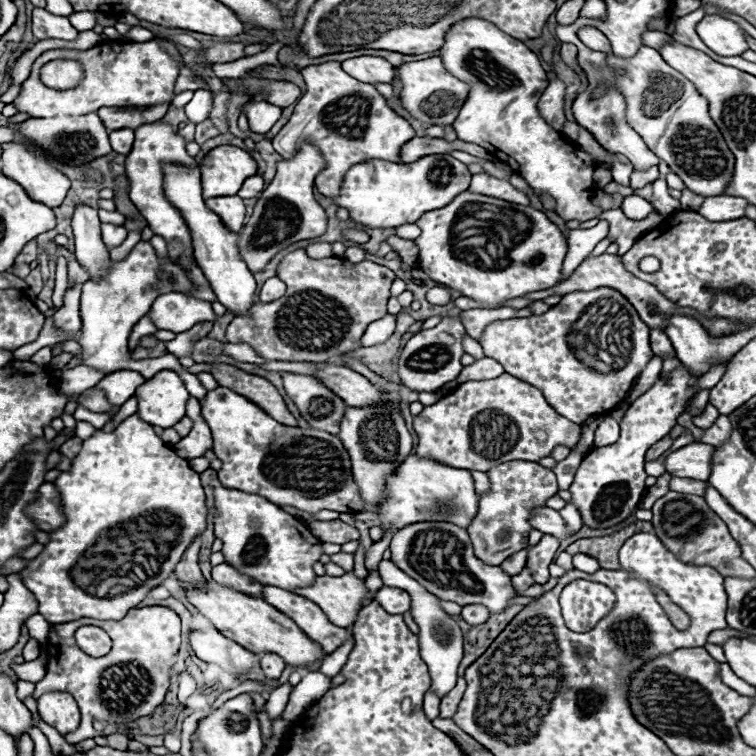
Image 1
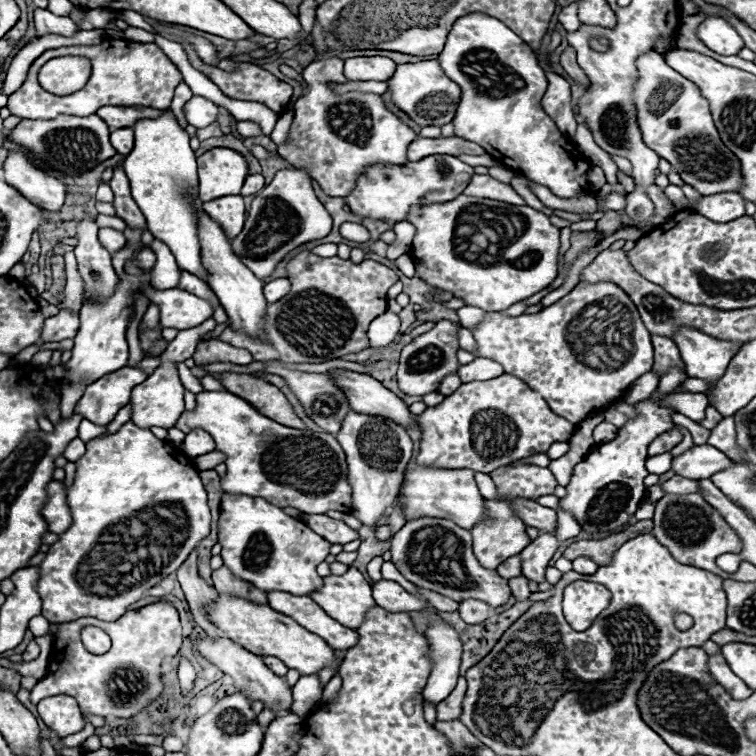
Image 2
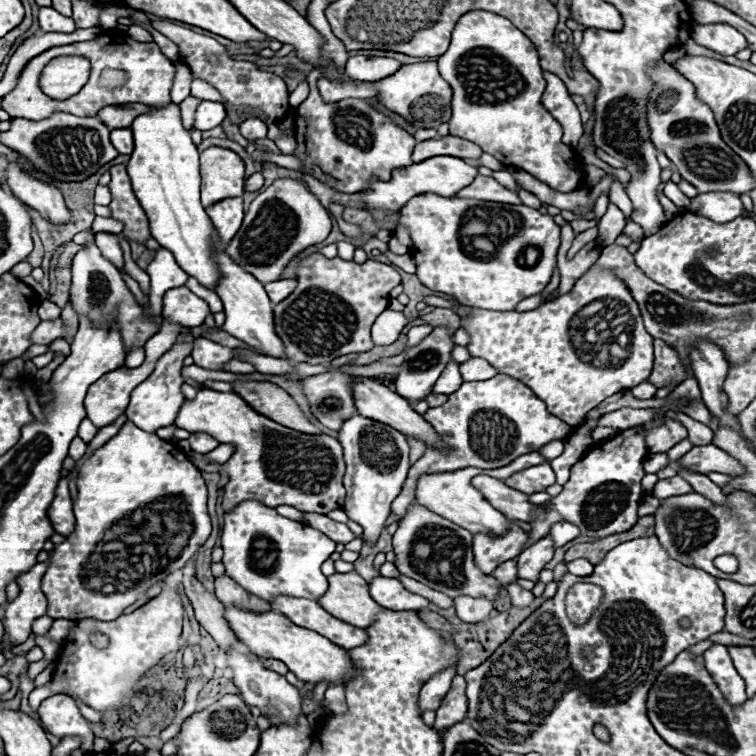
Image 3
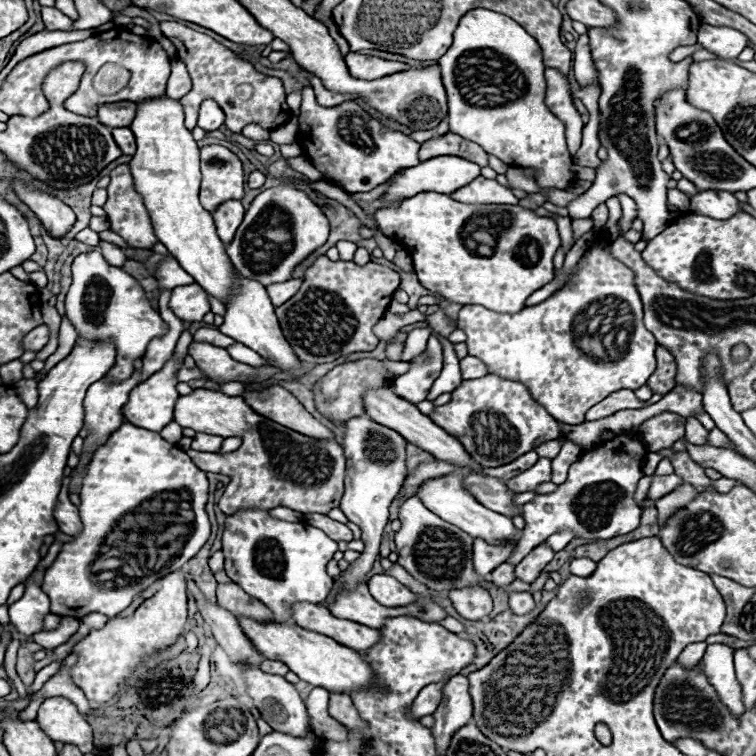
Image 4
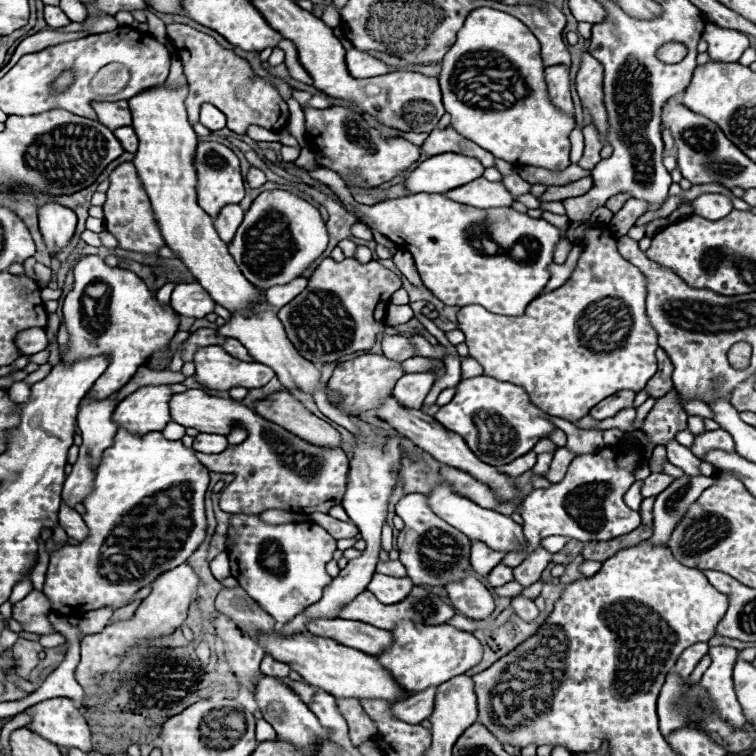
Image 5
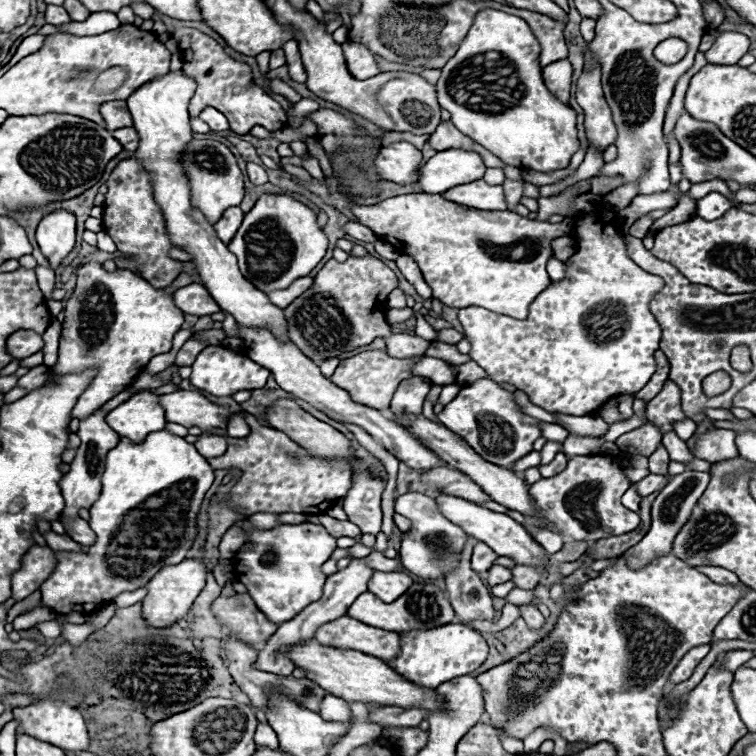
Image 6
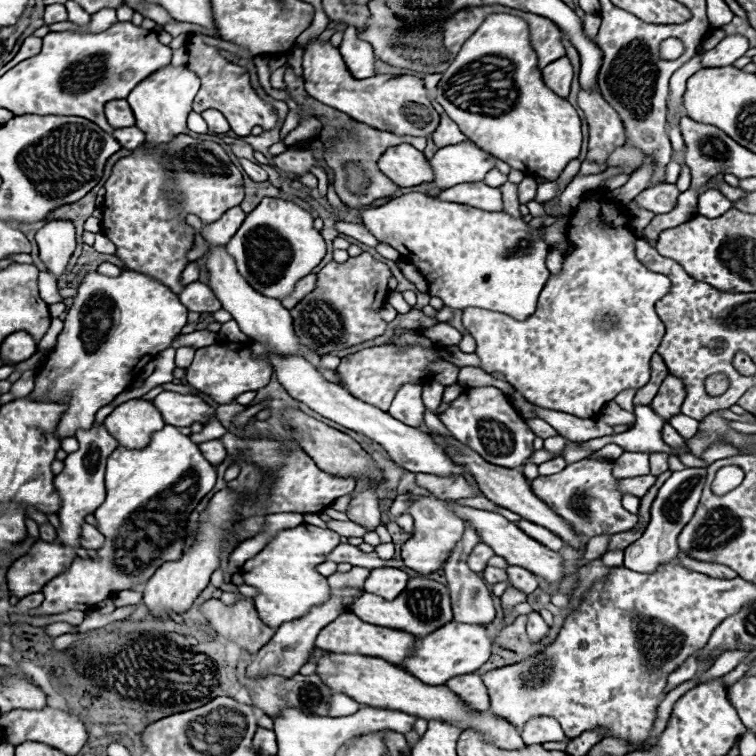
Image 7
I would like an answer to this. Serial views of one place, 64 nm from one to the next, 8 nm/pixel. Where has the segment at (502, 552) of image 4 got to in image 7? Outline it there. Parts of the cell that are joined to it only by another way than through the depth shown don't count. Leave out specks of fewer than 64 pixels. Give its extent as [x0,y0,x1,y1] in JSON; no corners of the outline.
[466,544,494,572]

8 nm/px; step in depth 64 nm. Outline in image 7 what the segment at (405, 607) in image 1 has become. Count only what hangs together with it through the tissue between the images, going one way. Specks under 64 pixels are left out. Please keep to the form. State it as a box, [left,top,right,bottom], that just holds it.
[364,568,408,600]

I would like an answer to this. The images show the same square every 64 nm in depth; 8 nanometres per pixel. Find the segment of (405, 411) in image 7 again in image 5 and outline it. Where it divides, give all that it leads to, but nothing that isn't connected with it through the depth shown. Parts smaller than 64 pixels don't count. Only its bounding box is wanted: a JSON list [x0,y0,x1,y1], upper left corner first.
[392,374,434,410]

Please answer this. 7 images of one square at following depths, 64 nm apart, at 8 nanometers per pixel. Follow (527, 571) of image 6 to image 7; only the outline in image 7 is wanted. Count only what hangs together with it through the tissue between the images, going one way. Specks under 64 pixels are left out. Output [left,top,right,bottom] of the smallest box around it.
[506,566,538,594]

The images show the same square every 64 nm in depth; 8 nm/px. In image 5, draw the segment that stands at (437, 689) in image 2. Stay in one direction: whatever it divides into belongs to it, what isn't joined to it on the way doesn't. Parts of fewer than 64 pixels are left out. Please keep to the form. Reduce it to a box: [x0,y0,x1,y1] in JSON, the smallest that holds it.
[390,688,436,724]

